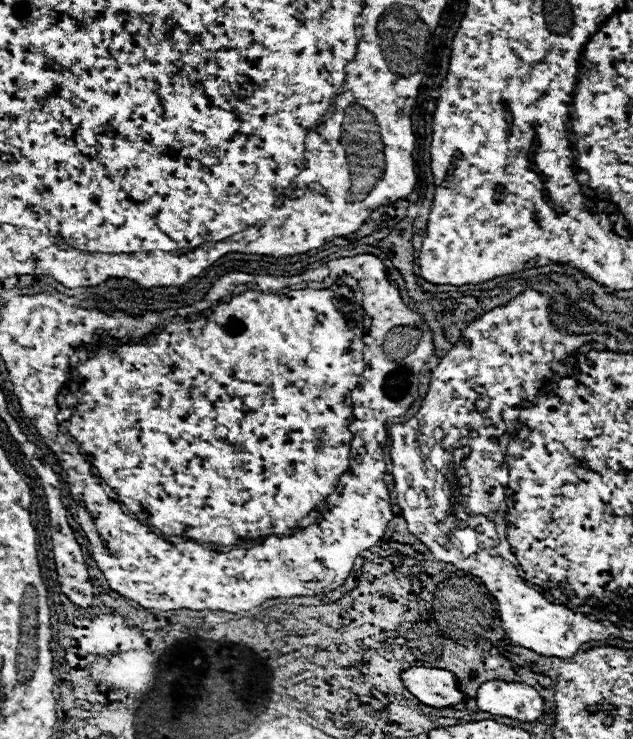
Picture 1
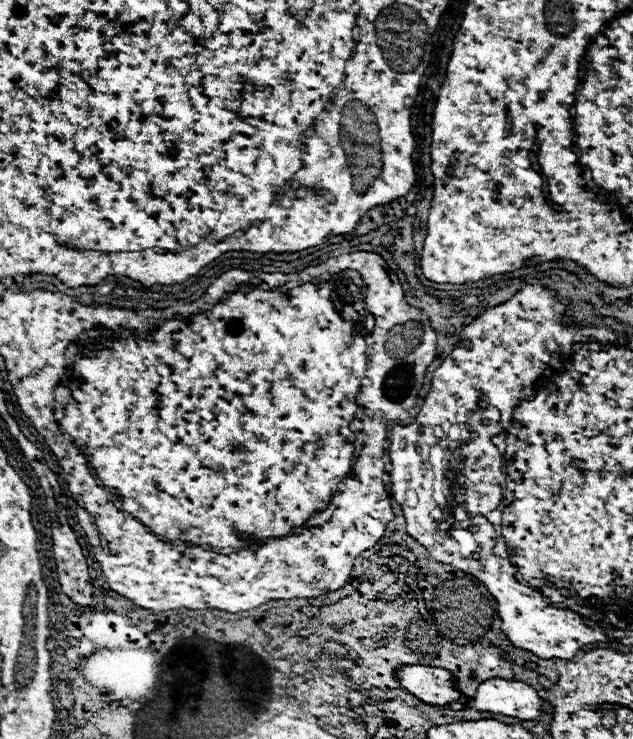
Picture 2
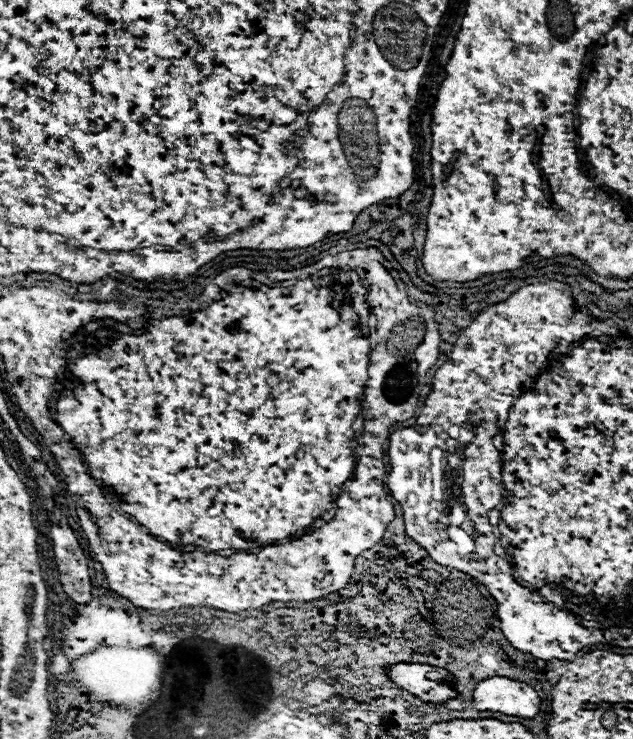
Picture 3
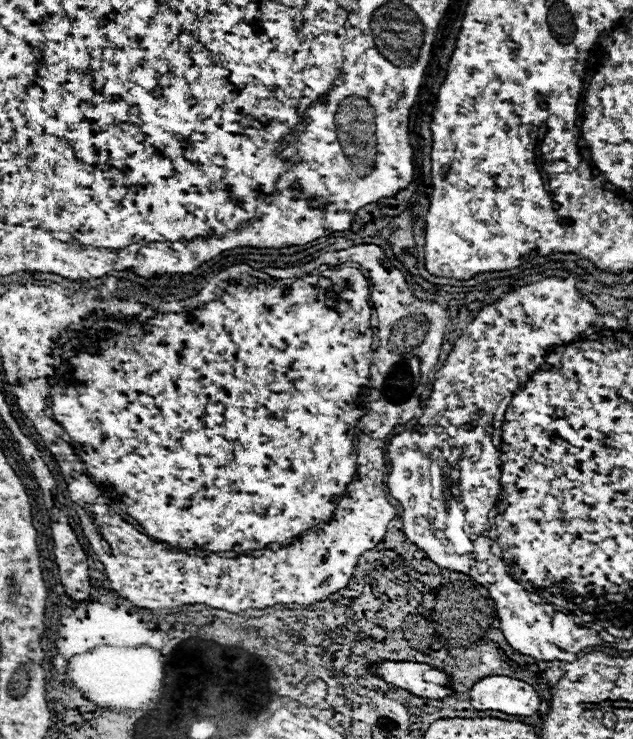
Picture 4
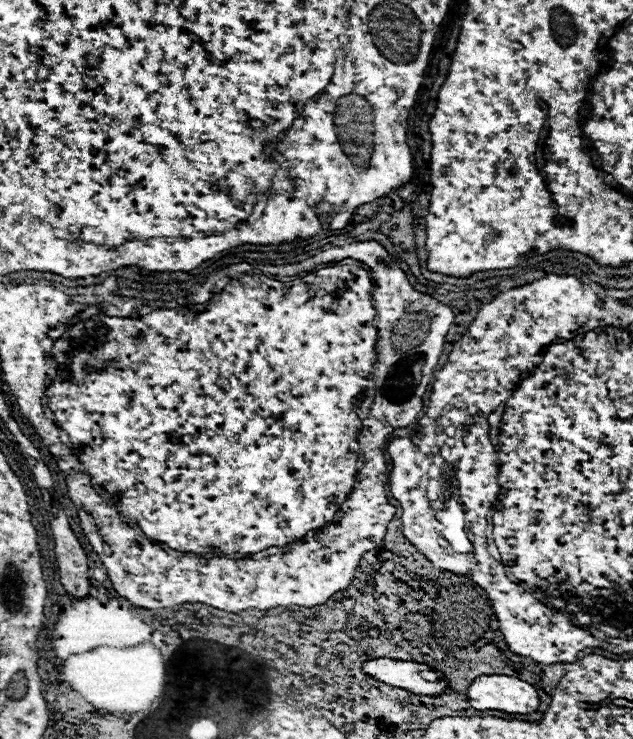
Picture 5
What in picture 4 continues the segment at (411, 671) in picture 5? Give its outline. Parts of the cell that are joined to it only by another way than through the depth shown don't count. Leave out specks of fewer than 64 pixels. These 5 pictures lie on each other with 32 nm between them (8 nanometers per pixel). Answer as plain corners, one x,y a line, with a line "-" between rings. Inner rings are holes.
384,662
378,666
378,674
414,696
428,698
428,700
444,700
446,696
452,696
454,690
448,684
434,684
424,680
424,672
432,670
428,664
418,664
418,662

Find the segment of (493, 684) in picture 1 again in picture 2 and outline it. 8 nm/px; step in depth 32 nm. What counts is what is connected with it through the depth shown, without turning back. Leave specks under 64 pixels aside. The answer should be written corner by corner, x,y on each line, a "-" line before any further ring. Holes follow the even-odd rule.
492,678
478,686
474,706
480,712
492,712
520,720
534,720
540,716
542,698
532,686
524,682

